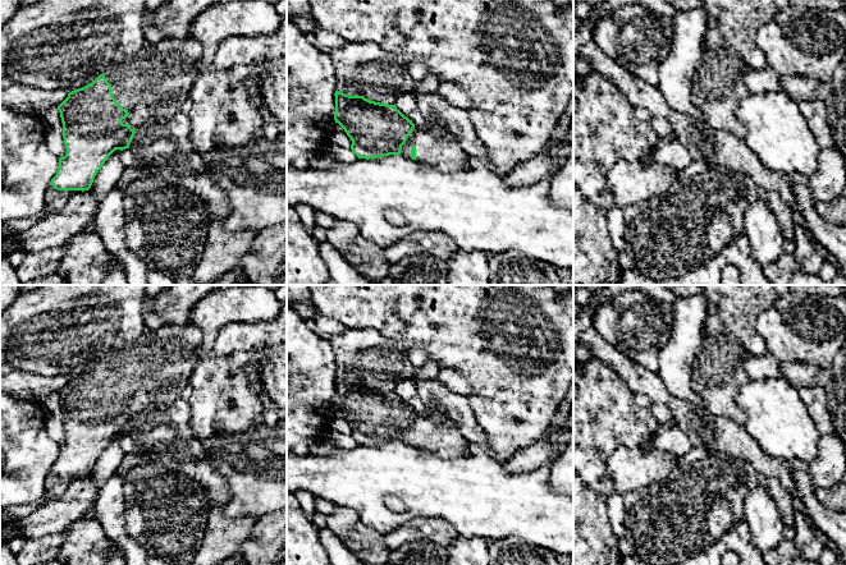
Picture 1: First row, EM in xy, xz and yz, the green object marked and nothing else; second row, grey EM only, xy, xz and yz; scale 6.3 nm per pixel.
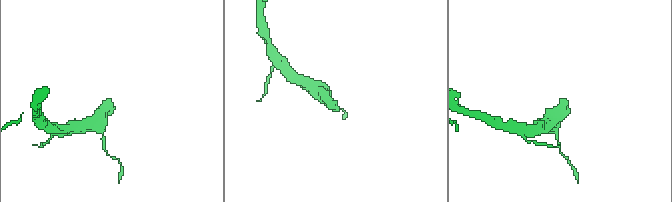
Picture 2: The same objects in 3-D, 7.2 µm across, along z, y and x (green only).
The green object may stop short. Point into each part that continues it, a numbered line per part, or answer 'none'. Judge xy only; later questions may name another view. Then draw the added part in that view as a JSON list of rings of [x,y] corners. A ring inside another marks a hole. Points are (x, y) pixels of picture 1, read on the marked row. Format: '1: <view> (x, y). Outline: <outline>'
1: xy (151, 86). Outline: [[[175,37],[157,45],[146,43],[136,55],[109,65],[102,74],[111,84],[115,101],[129,112],[122,123],[137,132],[148,121],[161,121],[179,111],[198,74],[196,64],[201,54],[198,40]]]

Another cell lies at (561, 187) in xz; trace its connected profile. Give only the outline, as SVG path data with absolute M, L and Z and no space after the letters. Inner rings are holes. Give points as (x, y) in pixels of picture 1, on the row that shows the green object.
M573 155L564 161L549 180L548 197L554 206L573 211Z

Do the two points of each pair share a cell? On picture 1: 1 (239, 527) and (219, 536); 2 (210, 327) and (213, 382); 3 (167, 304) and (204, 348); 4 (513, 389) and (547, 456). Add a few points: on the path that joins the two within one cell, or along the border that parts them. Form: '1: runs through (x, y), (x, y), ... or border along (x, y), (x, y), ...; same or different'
1: runs through (234, 532), (224, 536); same
2: border along (228, 322), (219, 330), (214, 345), (199, 358); different
3: border along (204, 298), (192, 309), (191, 322); different
4: border along (544, 435), (520, 446), (513, 454); different

